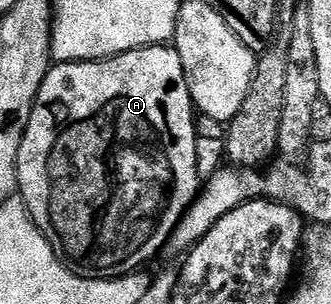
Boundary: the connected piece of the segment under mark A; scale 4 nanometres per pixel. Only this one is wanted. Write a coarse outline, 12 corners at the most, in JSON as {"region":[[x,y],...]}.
{"region":[[171,44],[51,66],[16,184],[115,279],[202,188]]}

